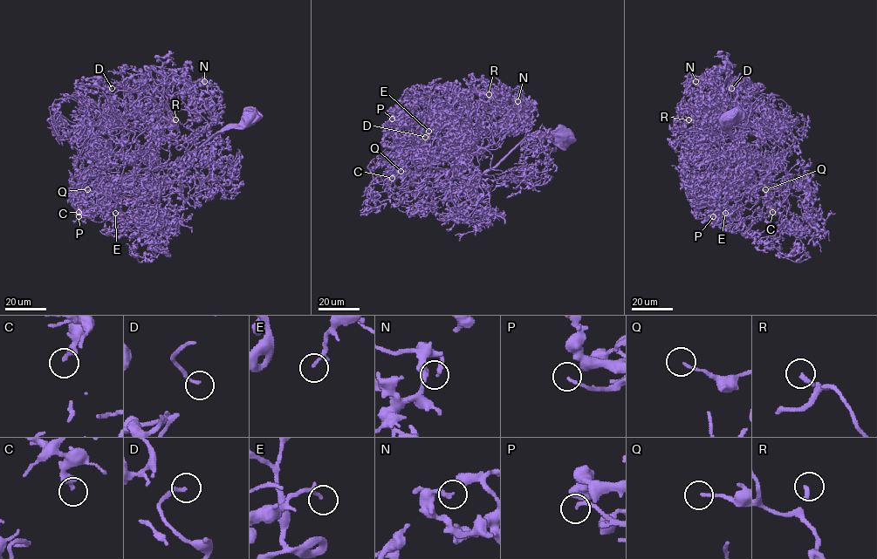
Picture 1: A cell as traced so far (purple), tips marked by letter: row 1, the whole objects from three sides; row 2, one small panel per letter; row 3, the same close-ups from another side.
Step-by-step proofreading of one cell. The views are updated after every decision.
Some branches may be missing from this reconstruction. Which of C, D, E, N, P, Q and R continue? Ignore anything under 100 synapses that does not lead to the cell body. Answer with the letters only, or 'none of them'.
D, Q, R

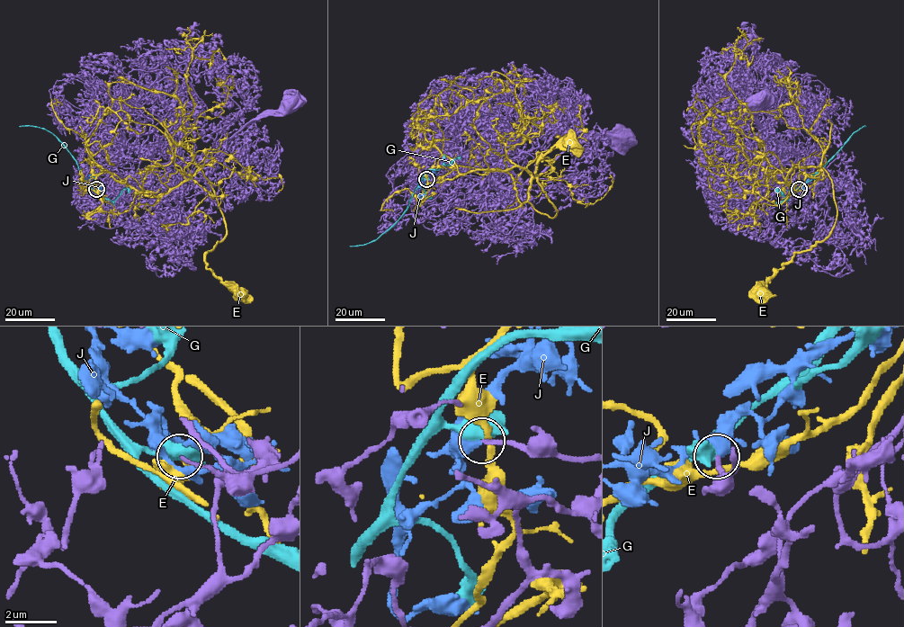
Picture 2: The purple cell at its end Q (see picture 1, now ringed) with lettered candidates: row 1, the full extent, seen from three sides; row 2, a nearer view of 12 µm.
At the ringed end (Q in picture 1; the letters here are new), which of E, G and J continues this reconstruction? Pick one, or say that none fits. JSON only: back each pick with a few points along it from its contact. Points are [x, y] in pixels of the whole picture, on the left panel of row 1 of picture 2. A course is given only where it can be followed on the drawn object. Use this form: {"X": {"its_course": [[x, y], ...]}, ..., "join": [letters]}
{"J": {"its_course": [[95, 189], [87, 178], [94, 172]]}, "join": ["J"]}

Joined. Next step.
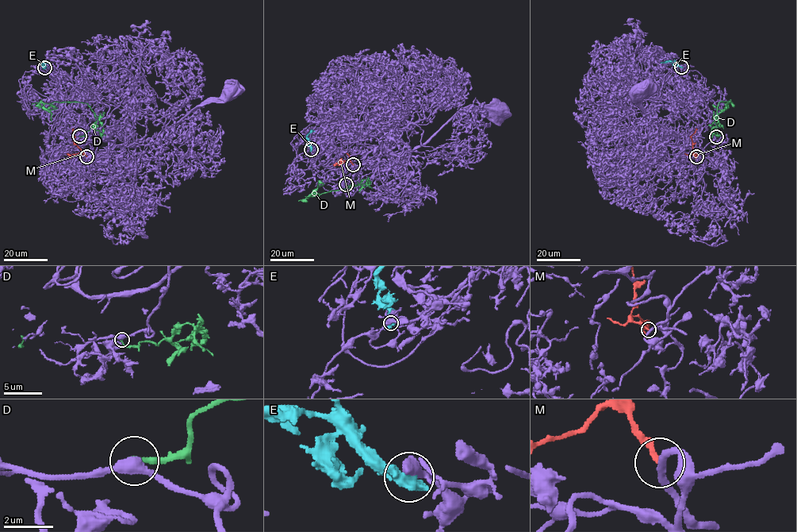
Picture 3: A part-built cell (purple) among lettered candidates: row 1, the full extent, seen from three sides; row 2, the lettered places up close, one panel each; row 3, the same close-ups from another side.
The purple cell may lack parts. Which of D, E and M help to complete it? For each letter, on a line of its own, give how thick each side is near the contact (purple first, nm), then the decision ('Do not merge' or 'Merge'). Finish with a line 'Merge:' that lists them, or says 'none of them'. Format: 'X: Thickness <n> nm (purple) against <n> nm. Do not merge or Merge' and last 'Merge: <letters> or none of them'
D: Thickness 460 nm (purple) against 240 nm. Merge
E: Thickness 440 nm (purple) against 600 nm. Do not merge
M: Thickness 260 nm (purple) against 220 nm. Do not merge
Merge: D

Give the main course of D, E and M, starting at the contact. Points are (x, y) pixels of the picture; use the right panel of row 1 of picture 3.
D: (715, 136), (717, 106), (720, 101), (729, 103), (723, 109), (712, 105)
E: (681, 67), (674, 61), (662, 63)
M: (696, 156), (691, 152), (691, 136), (696, 129)

